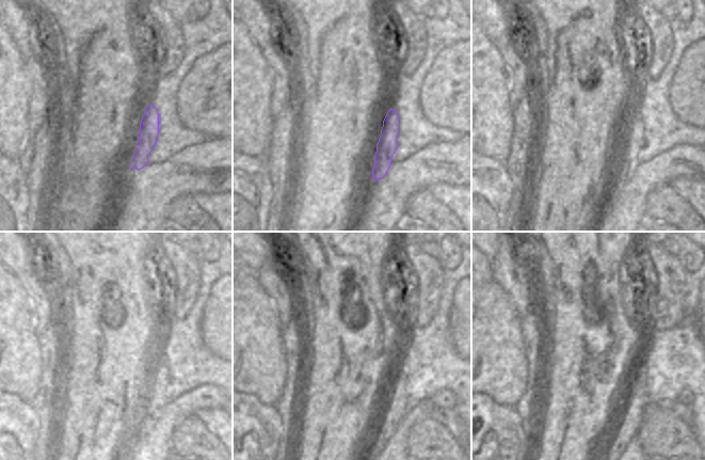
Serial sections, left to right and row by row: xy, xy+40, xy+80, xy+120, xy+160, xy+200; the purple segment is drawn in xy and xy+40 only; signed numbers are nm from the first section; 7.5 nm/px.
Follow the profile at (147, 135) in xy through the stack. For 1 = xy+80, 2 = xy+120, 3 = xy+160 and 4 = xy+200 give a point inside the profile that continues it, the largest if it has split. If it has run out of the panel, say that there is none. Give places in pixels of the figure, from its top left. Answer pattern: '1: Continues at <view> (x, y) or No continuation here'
1: Continues at xy+80 (635, 140)
2: Continues at xy+120 (156, 399)
3: Continues at xy+160 (397, 405)
4: Continues at xy+200 (631, 415)

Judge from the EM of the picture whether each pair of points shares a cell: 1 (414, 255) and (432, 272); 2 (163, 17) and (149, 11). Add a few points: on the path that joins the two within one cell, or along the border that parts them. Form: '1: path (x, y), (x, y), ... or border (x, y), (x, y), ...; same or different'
1: path (418, 258), (428, 268); same
2: path (160, 17), (153, 11); same

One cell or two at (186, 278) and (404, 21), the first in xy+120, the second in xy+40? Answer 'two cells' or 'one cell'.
one cell

